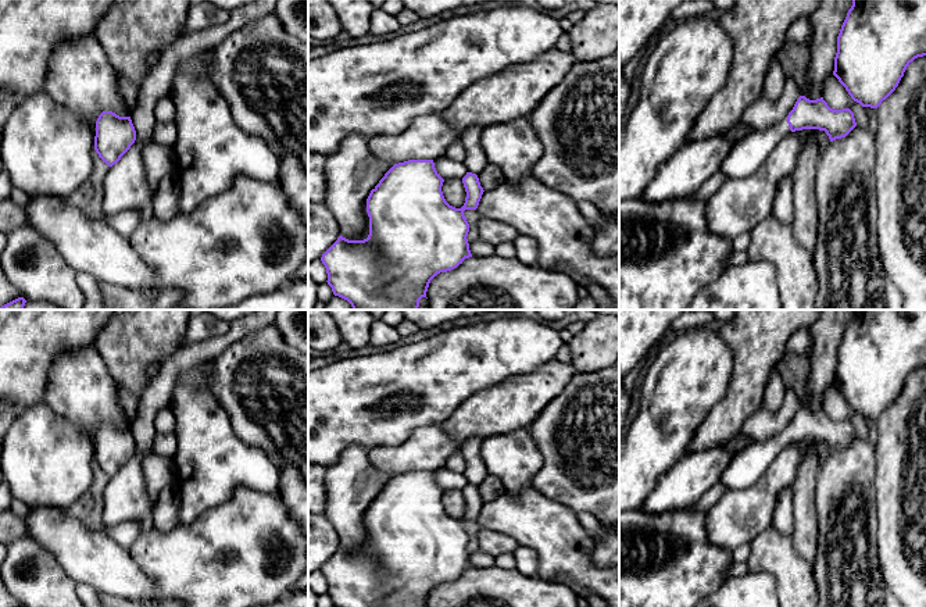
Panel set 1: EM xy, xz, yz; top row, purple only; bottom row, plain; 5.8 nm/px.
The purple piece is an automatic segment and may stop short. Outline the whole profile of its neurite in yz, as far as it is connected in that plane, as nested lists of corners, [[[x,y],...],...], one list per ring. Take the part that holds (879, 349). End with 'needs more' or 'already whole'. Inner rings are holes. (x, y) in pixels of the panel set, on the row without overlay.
[[[852,310],[837,347],[833,386],[862,418],[877,419],[907,378],[926,367],[926,310]]]; already whole

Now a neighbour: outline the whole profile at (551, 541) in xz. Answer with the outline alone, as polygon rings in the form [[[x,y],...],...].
[[[529,488],[518,496],[503,493],[497,499],[485,501],[476,521],[482,529],[505,533],[519,543],[512,556],[521,574],[543,579],[566,575],[603,599],[608,607],[619,607],[619,565],[597,567],[593,563],[594,544],[580,525],[578,514],[566,506]]]

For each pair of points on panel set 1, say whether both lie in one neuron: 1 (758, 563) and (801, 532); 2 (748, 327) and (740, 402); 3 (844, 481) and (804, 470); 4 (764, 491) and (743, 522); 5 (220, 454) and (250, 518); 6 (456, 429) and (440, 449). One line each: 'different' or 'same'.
1: different
2: same
3: different
4: same
5: different
6: different

